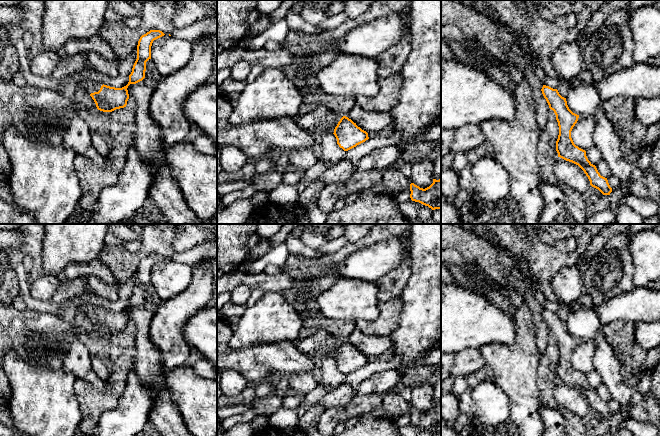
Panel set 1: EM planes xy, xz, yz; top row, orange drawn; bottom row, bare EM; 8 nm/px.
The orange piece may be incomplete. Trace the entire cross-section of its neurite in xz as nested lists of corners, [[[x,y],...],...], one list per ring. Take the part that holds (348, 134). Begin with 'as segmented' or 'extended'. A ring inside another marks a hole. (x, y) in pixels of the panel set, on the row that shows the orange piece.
as segmented | [[[346,116],[340,119],[333,134],[337,139],[337,144],[344,151],[348,151],[369,139],[368,133]]]

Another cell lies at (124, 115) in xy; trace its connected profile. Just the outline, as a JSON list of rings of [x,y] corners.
[[[124,107],[111,112],[109,130],[110,151],[106,159],[110,166],[101,168],[89,158],[77,155],[74,159],[75,169],[82,188],[79,201],[81,209],[91,209],[100,192],[114,185],[123,169],[128,148],[133,145],[136,135],[134,124],[135,112]]]

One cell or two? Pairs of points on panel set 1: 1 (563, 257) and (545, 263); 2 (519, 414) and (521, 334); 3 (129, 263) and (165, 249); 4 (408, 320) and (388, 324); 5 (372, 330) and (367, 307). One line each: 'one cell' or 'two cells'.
1: one cell
2: one cell
3: one cell
4: two cells
5: two cells

